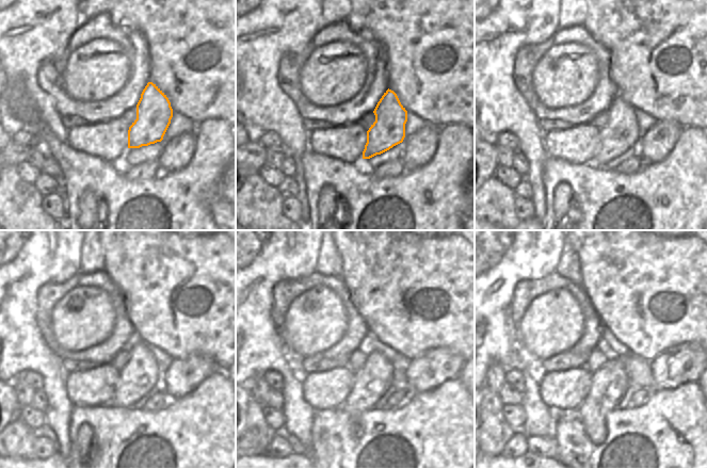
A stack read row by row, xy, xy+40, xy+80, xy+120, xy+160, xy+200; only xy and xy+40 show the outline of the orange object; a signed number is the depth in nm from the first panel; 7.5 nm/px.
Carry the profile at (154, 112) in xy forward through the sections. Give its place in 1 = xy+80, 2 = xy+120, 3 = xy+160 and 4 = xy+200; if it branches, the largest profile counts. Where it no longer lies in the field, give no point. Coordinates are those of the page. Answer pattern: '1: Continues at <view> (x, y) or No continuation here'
1: Continues at xy+80 (621, 132)
2: Continues at xy+120 (141, 373)
3: Continues at xy+160 (375, 376)
4: Continues at xy+200 (609, 384).

